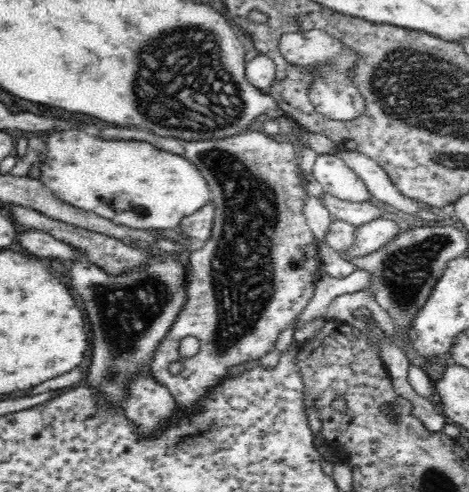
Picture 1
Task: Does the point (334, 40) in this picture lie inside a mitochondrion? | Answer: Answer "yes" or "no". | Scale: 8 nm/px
no

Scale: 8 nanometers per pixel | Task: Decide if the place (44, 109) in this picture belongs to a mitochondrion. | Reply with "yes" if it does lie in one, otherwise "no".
no

